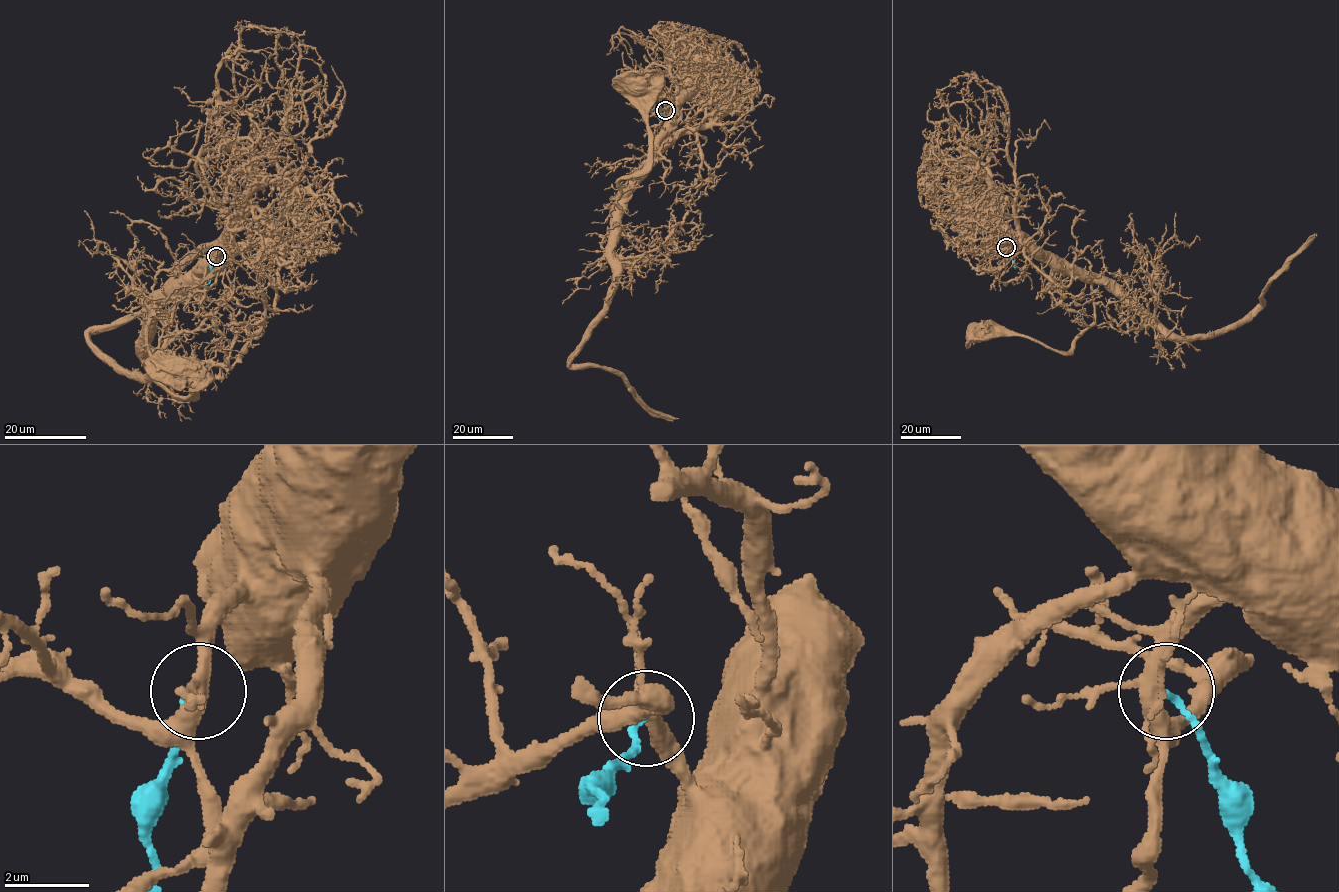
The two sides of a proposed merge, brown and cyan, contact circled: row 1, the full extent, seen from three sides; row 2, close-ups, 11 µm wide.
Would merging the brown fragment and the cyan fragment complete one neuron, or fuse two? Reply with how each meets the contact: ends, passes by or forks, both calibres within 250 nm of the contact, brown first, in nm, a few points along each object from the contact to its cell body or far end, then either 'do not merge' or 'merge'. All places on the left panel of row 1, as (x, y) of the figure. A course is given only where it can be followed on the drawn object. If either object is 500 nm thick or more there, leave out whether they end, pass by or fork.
brown forks there; cyan ends there; 340 nm thick on the brown side, 160 nm on the other; brown runs (216, 256), (220, 247), (191, 273), (179, 291), (175, 288); cyan runs (216, 256), (207, 284); do not merge

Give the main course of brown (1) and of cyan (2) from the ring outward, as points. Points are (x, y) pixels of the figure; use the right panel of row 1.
1: (1006, 247), (1010, 240), (1035, 245), (1065, 260), (1076, 271)
2: (1006, 247), (1015, 268)

